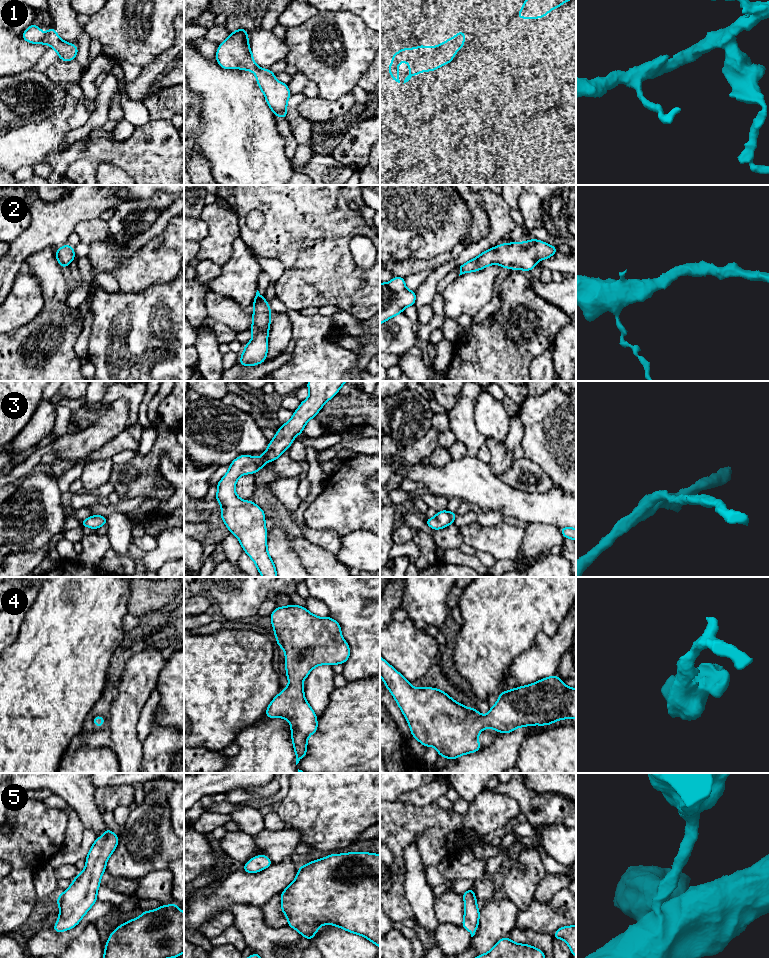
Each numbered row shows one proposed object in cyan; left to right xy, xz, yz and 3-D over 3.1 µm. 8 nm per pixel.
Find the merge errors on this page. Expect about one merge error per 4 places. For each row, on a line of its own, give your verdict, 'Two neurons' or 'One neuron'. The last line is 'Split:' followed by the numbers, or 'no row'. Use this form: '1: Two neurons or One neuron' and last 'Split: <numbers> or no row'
1: One neuron
2: One neuron
3: One neuron
4: One neuron
5: One neuron
Split: no row

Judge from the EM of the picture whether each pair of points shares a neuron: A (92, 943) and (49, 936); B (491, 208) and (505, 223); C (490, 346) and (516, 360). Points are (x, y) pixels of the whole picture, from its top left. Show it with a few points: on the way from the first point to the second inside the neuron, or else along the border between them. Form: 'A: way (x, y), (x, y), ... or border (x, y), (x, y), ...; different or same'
A: border (89, 924), (66, 947); different
B: way (495, 212), (501, 219); same
C: way (496, 352), (504, 360), (510, 360); same

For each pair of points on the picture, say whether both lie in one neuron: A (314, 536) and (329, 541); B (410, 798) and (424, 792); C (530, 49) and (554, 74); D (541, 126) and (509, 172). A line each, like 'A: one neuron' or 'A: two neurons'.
A: one neuron
B: one neuron
C: two neurons
D: one neuron

